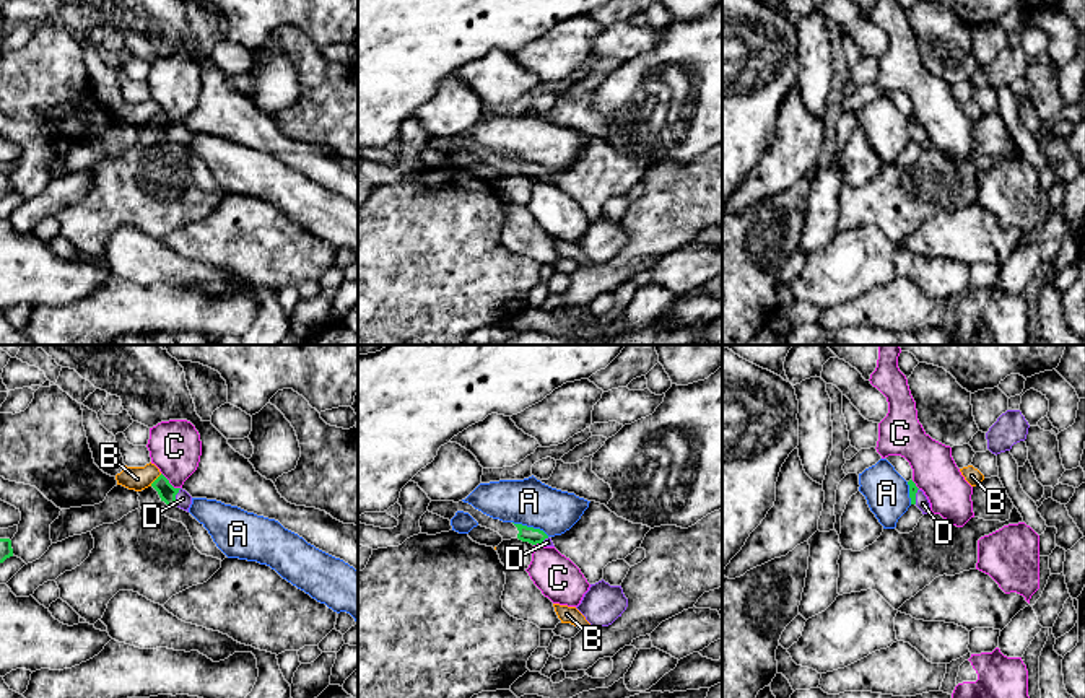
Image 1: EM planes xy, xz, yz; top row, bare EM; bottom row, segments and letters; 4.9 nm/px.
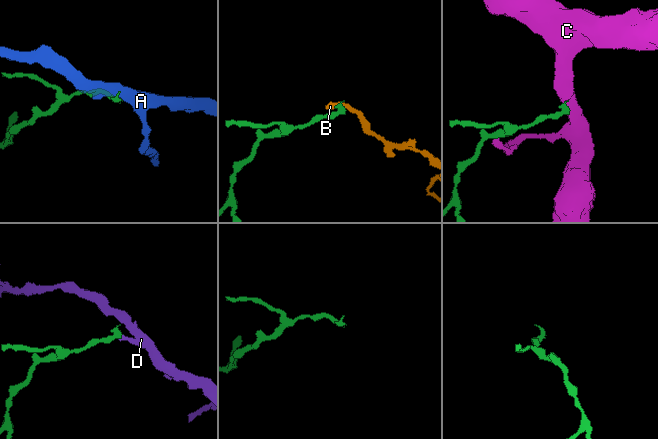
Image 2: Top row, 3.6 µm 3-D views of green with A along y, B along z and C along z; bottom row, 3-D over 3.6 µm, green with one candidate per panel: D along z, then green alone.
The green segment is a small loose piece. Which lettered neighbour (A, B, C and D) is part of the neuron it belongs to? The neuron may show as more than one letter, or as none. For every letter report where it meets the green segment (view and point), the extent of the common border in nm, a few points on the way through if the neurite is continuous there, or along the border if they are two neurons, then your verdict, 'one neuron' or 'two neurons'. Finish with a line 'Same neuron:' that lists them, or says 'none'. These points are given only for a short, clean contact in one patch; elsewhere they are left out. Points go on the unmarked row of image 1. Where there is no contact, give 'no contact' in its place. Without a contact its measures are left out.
A: xz (531, 163) | 200 nm | along xz (513, 157), (539, 163), (549, 171) | two neurons
B: xy (155, 116) | 90 nm | along xy (161, 109), (150, 121) | two neurons
C: xy (168, 117) | 130 nm | two neurons
D: xy (174, 132) | 90 nm | across xy (166, 127), (174, 132), (183, 134) | one neuron
Same neuron: D

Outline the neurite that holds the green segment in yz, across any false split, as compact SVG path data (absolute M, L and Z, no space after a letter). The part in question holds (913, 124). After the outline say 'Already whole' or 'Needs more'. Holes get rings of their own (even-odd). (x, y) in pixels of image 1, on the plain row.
M909 116L908 120L909 120L911 140L916 140L922 146L922 150L930 150L932 148L930 138L924 130L924 127L919 125L913 116Z. Needs more

